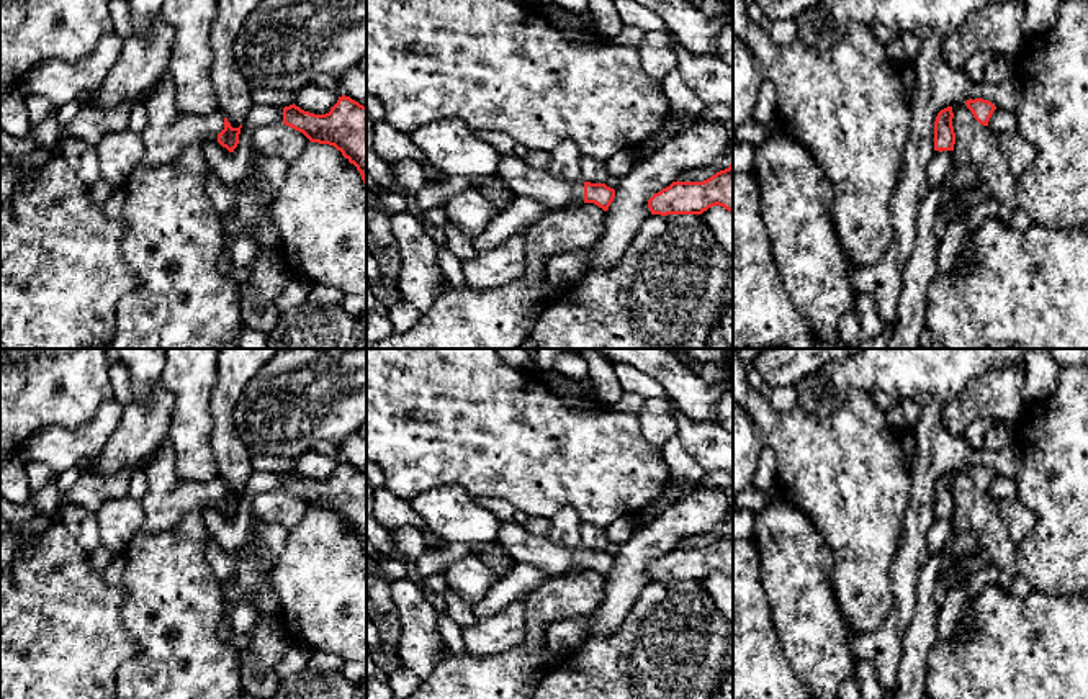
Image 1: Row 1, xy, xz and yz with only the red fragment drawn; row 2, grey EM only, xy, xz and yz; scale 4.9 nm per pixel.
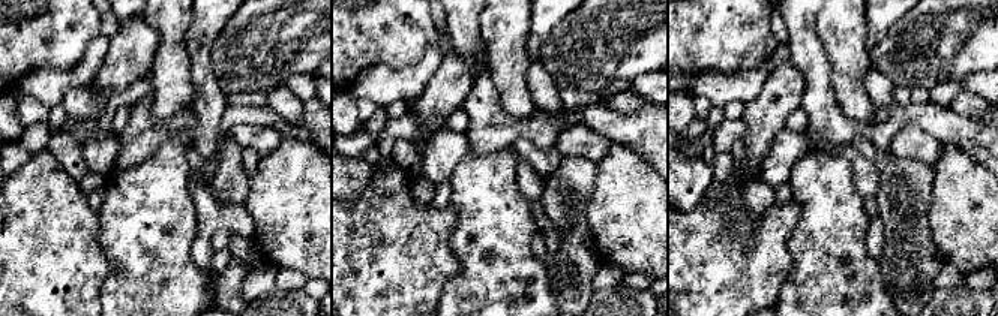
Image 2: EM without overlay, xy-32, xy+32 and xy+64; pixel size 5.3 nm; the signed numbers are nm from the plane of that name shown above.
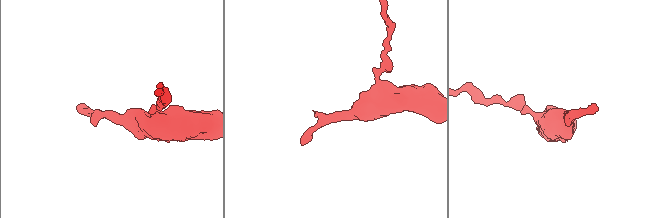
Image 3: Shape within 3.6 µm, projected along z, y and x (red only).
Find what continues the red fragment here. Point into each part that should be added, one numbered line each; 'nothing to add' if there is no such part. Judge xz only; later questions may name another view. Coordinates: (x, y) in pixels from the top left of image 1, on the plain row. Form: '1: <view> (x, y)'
1: xz (555, 560)

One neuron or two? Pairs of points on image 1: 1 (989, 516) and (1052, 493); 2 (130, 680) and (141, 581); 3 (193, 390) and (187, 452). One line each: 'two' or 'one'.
1: two
2: one
3: one

